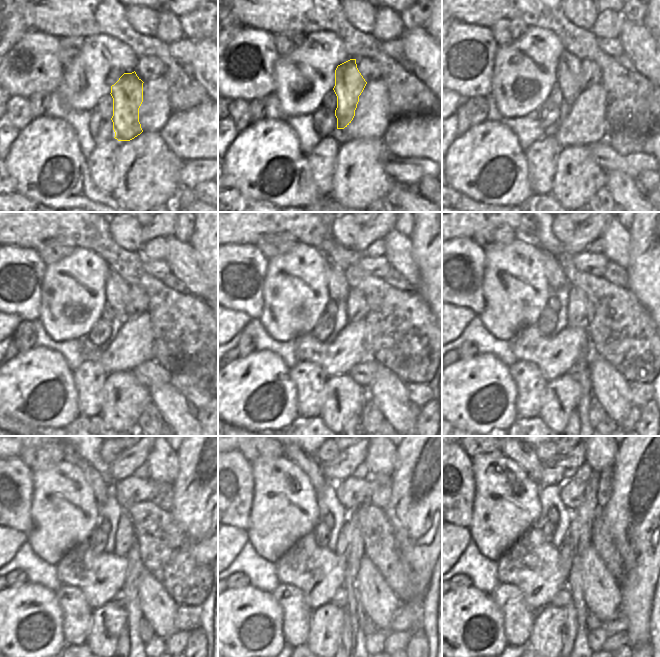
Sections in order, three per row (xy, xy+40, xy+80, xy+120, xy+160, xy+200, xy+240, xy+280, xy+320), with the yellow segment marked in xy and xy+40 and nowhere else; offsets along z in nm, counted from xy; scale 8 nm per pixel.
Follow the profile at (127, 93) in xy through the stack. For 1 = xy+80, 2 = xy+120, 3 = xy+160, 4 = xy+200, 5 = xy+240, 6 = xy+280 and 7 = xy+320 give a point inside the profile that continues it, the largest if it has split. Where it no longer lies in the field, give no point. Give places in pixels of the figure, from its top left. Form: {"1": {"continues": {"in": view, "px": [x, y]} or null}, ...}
{"1": {"continues": {"in": "xy+80", "px": [568, 72]}}, "2": {"continues": {"in": "xy+120", "px": [117, 289]}}, "3": {"continues": {"in": "xy+160", "px": [338, 287]}}, "4": {"continues": {"in": "xy+200", "px": [556, 278]}}, "5": {"continues": {"in": "xy+240", "px": [101, 487]}}, "6": {"continues": {"in": "xy+280", "px": [310, 466]}}, "7": {"continues": {"in": "xy+320", "px": [525, 456]}}}

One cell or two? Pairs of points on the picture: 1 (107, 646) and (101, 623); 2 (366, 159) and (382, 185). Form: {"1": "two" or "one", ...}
{"1": "one", "2": "one"}

